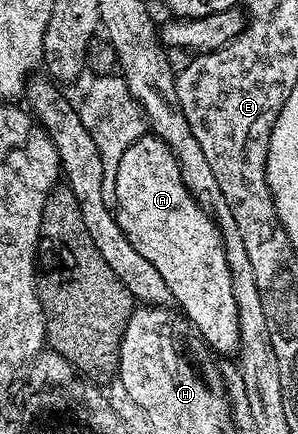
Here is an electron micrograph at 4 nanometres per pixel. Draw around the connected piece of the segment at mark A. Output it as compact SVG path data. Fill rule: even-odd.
M146 133L118 161L116 178L116 201L114 214L122 233L158 269L166 289L170 289L175 306L185 319L196 329L197 335L208 344L217 356L232 357L239 352L240 334L238 333L238 305L234 305L234 285L230 281L230 265L226 265L226 249L220 236L216 220L197 203L196 198L186 189L182 173L170 145L157 135Z

